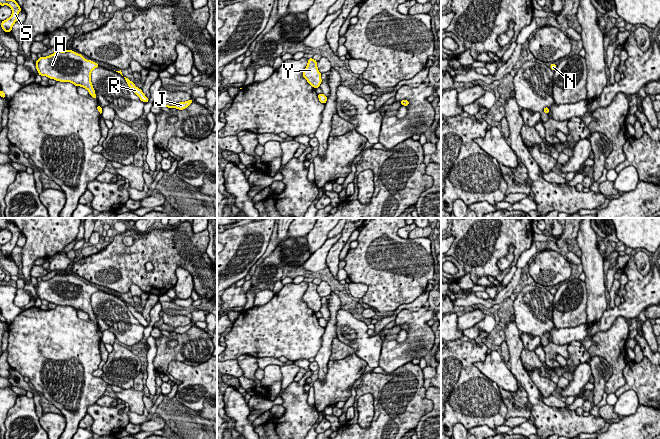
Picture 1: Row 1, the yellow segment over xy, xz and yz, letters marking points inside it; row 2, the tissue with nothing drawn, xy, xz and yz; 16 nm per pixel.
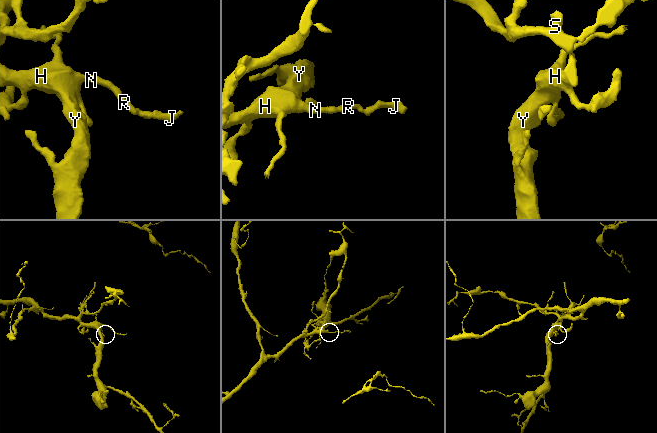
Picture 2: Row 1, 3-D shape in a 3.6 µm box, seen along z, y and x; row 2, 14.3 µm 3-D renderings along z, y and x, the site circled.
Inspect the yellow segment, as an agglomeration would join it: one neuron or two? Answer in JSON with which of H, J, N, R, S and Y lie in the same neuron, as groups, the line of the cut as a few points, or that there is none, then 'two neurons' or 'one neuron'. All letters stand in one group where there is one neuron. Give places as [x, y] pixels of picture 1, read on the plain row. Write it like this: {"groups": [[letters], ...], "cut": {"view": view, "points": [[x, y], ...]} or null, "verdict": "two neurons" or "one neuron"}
{"groups": [["H", "J", "N", "R", "S", "Y"]], "cut": null, "verdict": "one neuron"}

